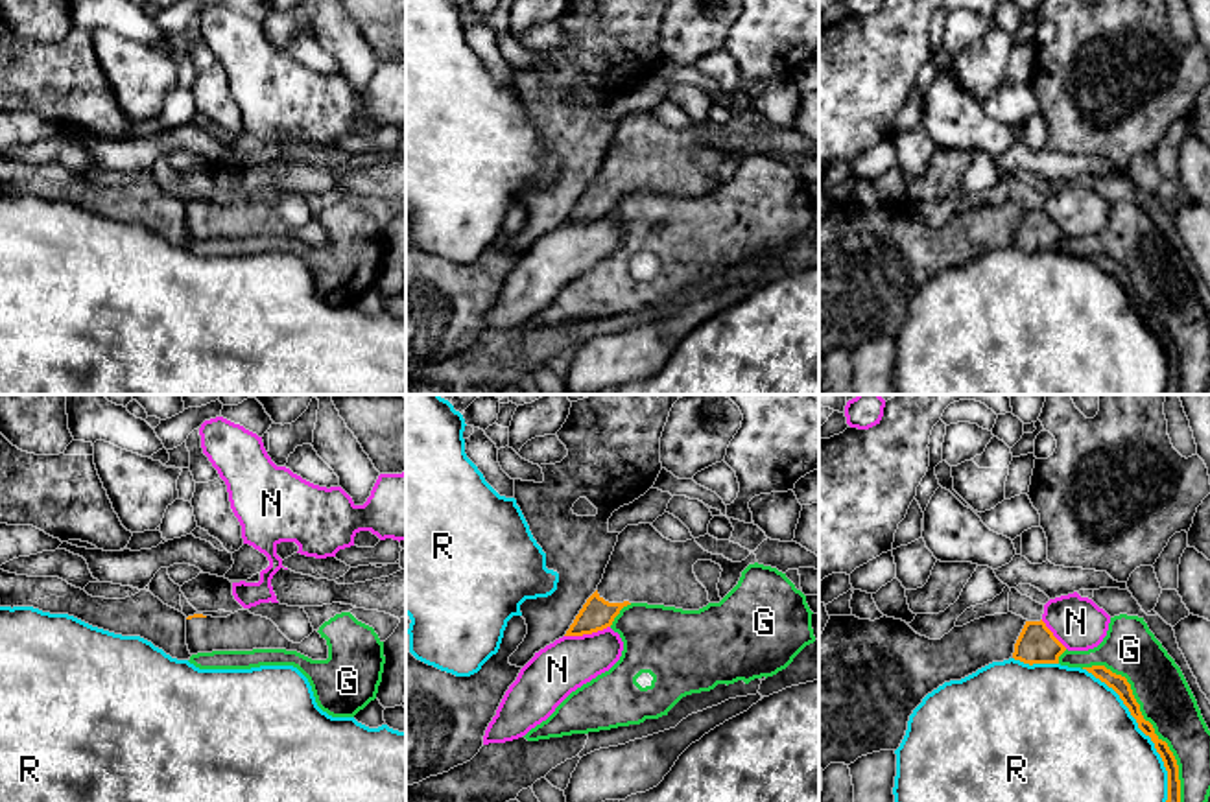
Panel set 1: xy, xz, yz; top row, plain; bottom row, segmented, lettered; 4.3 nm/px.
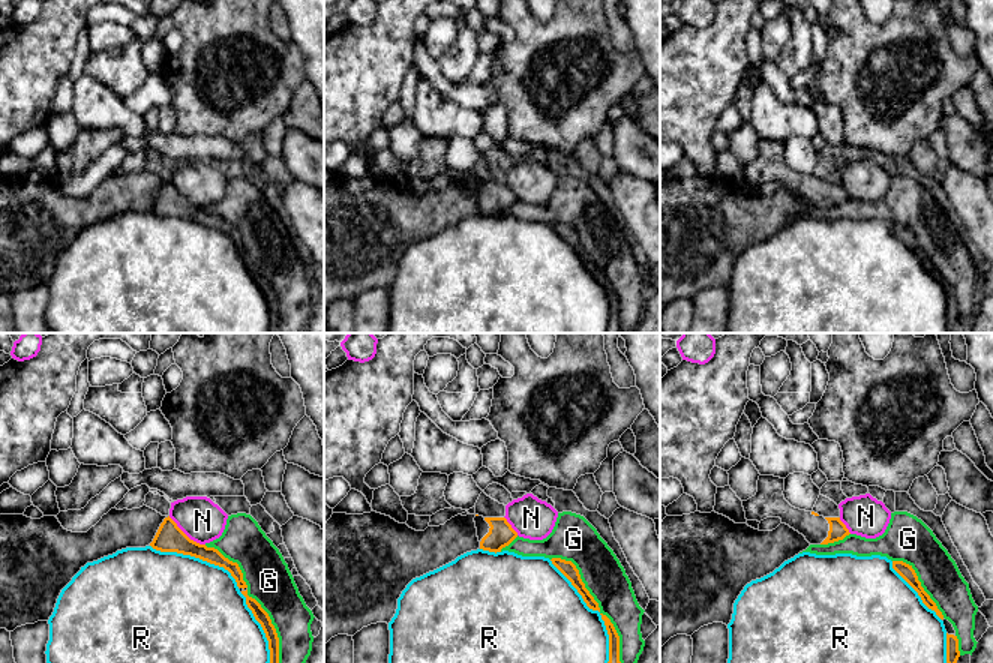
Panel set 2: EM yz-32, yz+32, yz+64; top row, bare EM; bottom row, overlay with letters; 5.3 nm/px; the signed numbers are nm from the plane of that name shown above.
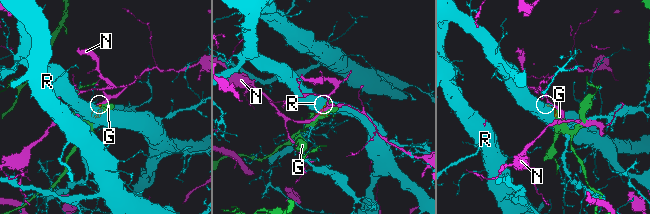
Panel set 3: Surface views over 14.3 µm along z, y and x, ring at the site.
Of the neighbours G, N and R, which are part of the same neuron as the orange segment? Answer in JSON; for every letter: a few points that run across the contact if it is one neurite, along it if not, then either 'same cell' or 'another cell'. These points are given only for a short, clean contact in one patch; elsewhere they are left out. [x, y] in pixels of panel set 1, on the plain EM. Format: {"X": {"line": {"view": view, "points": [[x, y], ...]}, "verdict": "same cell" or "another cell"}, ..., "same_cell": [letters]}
{"G": {"verdict": "another cell"}, "N": {"verdict": "another cell"}, "R": {"verdict": "another cell"}, "same_cell": []}

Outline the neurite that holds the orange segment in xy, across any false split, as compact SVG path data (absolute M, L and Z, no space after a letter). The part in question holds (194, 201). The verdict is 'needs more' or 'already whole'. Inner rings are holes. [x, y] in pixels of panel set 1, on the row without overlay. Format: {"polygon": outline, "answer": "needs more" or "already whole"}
{"polygon": "M238 197L227 205L194 201L186 205L186 232L190 242L212 238L286 236L312 247L326 247L326 227L314 218L301 230L290 229L279 214L249 197Z", "answer": "needs more"}

